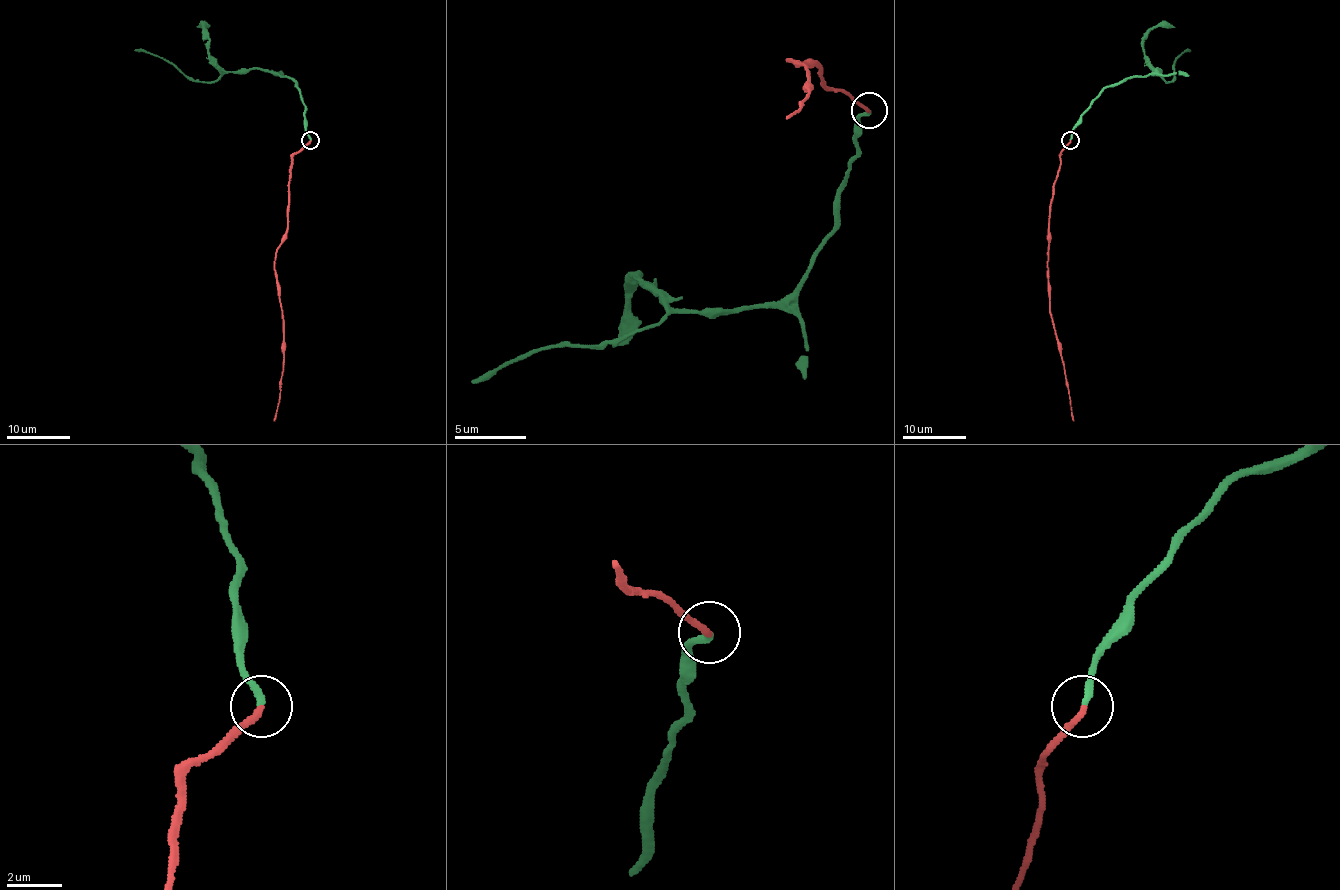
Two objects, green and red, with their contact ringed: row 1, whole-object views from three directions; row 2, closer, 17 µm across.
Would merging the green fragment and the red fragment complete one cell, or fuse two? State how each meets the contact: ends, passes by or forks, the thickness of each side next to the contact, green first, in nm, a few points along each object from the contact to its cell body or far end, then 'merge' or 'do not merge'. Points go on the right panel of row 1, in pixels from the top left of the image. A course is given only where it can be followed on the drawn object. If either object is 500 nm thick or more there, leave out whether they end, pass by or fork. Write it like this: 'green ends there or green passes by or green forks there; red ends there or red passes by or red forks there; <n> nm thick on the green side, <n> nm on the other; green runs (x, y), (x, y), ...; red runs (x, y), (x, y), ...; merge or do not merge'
green ends there; red ends there; 280 nm thick on the green side, 240 nm on the other; green runs (1070, 141), (1080, 115), (1107, 87), (1145, 77), (1157, 68), (1169, 82), (1173, 79), (1175, 60), (1189, 50); red runs (1070, 141), (1062, 149), (1051, 203), (1048, 288), (1051, 322), (1073, 420); merge

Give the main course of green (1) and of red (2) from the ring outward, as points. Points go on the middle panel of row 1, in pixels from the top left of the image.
1: (868, 111), (839, 219), (789, 294), (746, 308), (667, 312), (653, 326), (538, 348), (470, 380)
2: (868, 111), (846, 93), (828, 90), (818, 64), (789, 61), (807, 68), (807, 97), (792, 115), (785, 118)

